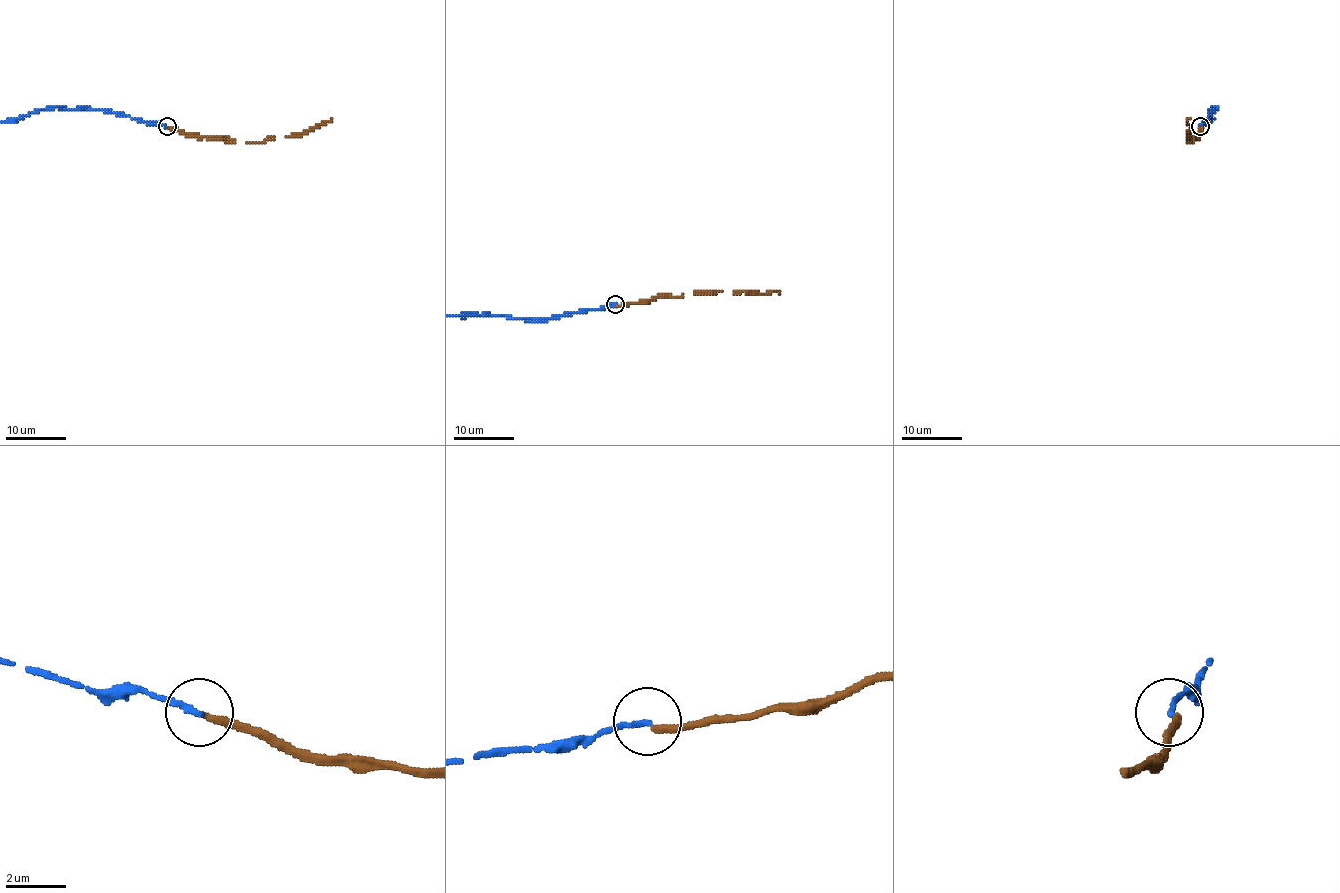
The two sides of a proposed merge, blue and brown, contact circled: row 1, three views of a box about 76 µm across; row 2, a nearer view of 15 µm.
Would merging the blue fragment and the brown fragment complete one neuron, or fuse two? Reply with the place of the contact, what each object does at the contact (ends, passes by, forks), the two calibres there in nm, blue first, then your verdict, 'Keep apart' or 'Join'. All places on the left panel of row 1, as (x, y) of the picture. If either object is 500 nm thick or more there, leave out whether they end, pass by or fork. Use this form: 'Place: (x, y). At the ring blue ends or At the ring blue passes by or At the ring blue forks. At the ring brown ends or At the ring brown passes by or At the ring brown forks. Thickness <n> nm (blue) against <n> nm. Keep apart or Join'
Place: (167, 126). At the ring blue ends. At the ring brown ends. Thickness 170 nm (blue) against 240 nm. Keep apart

